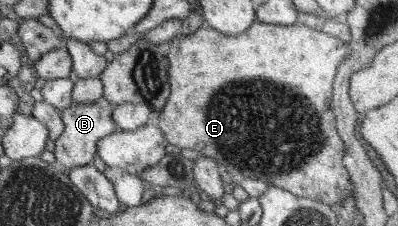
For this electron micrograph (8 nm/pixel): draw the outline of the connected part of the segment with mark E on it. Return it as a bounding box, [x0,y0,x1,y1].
[155,21,355,205]

